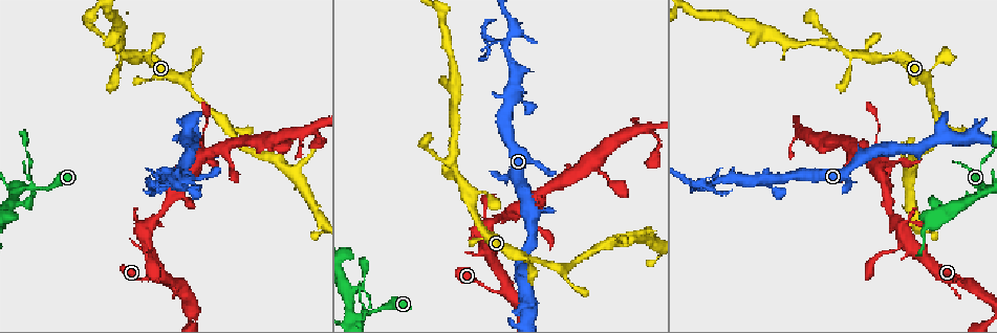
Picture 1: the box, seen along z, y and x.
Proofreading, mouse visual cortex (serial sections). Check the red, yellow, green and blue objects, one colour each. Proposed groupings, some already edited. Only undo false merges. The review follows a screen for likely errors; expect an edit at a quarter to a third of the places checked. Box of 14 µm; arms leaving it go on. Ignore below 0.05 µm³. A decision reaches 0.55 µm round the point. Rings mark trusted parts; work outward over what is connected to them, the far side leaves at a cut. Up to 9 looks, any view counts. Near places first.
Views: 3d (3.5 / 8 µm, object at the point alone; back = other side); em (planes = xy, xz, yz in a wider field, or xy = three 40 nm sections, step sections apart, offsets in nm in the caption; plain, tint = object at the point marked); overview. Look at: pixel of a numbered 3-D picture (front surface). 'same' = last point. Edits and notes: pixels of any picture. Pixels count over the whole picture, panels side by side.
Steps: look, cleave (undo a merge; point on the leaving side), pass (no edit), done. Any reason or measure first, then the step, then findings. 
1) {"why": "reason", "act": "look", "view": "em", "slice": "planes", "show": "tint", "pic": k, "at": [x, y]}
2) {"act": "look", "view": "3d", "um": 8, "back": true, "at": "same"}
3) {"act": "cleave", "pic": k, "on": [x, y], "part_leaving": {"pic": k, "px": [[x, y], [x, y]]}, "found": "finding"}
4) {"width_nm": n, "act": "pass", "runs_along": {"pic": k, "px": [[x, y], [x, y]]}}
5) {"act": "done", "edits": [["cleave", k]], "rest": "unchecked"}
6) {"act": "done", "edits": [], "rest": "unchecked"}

{"why": "a fork", "act": "look", "view": "3d", "um": 3.5, "pic": 1, "at": [123, 53]}

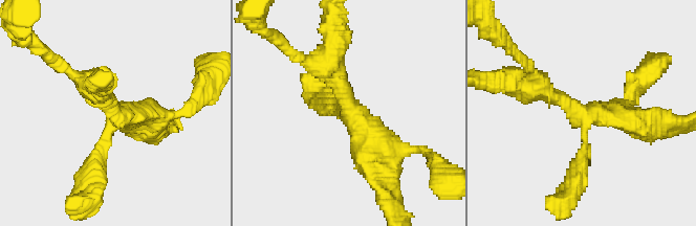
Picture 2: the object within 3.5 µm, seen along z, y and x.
{"arms": 3, "arm_widths_nm": [200, 250, 400], "act": "look", "view": "em", "slice": "xy", "step": 1, "show": "tint", "pic": 2, "at": [582, 114]}

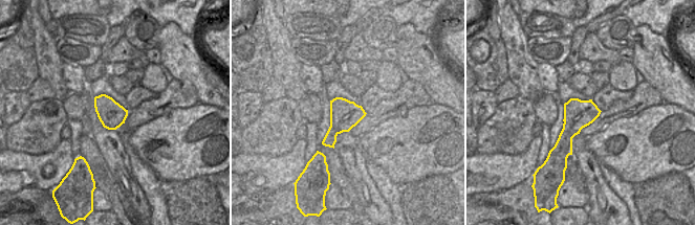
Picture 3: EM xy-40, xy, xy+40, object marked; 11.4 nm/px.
{"act": "pass", "runs_along": {"pic": 2, "px": [[386, 165], [328, 59]]}, "found": "all the same cell"}

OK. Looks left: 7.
{"why": "a narrow waist", "act": "look", "view": "3d", "um": 8, "pic": 1, "at": [28, 169]}

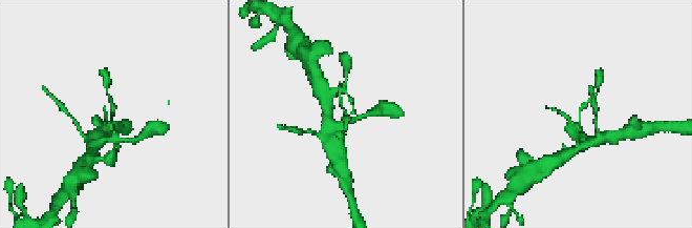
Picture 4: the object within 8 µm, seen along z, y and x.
{"act": "look", "view": "3d", "um": 3.5, "pic": 4, "at": [111, 118]}

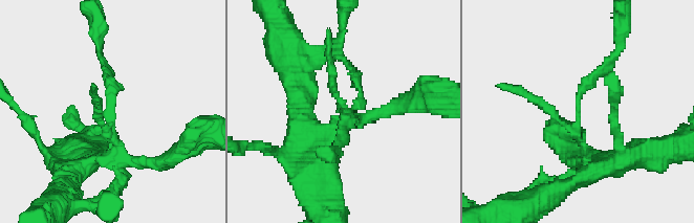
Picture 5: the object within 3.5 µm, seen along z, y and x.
{"why": "shape alone is not enough", "act": "look", "view": "em", "slice": "xy", "step": 2, "show": "tint", "pic": 5, "at": [108, 113]}

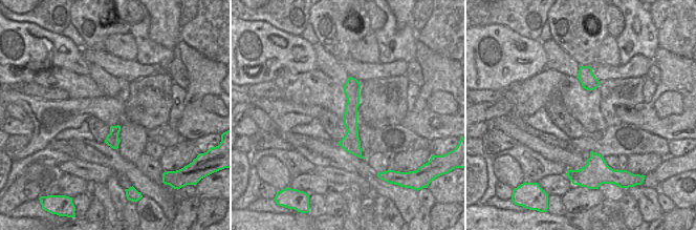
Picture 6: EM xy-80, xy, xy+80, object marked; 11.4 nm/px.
{"act": "pass", "runs_along": {"pic": 6, "px": [[350, 80], [351, 144], [359, 153]]}, "found": "all the same cell"}

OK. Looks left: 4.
{"why": "thin neck", "act": "look", "view": "3d", "um": 3.5, "pic": 1, "at": [364, 280]}

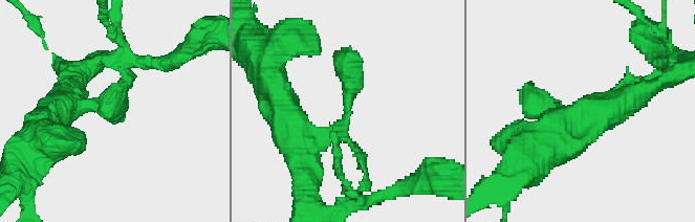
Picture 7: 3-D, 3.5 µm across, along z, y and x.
{"act": "look", "view": "em", "slice": "xy", "step": 3, "show": "tint", "pic": 7, "at": [347, 109]}

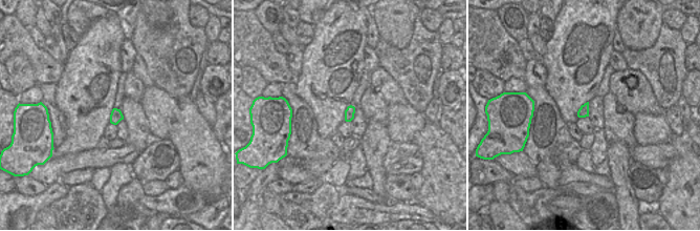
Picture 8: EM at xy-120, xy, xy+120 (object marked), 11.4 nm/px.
{"act": "pass", "runs_along": {"pic": 7, "px": [[298, 153], [346, 120], [349, 51]]}, "found": "all the same cell"}

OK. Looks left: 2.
{"act": "look", "view": "3d", "um": 8, "pic": 1, "at": [707, 184]}

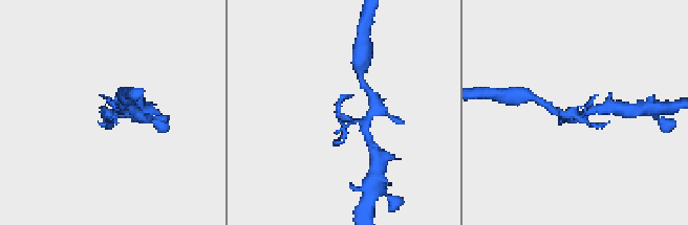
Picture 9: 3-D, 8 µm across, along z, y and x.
{"why": "need the tissue", "act": "look", "view": "em", "slice": "xy", "step": 3, "show": "tint", "pic": 9, "at": [579, 117]}

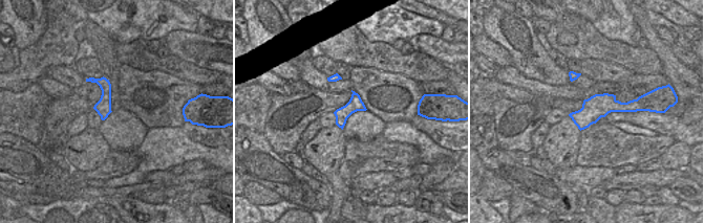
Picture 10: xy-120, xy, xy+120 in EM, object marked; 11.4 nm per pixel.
{"act": "pass", "runs_along": {"pic": 9, "px": [[366, 126], [338, 112], [342, 98], [350, 96]]}, "found": "all the same cell"}

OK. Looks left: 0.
{"act": "done", "edits": [], "rest": "unchecked"}

